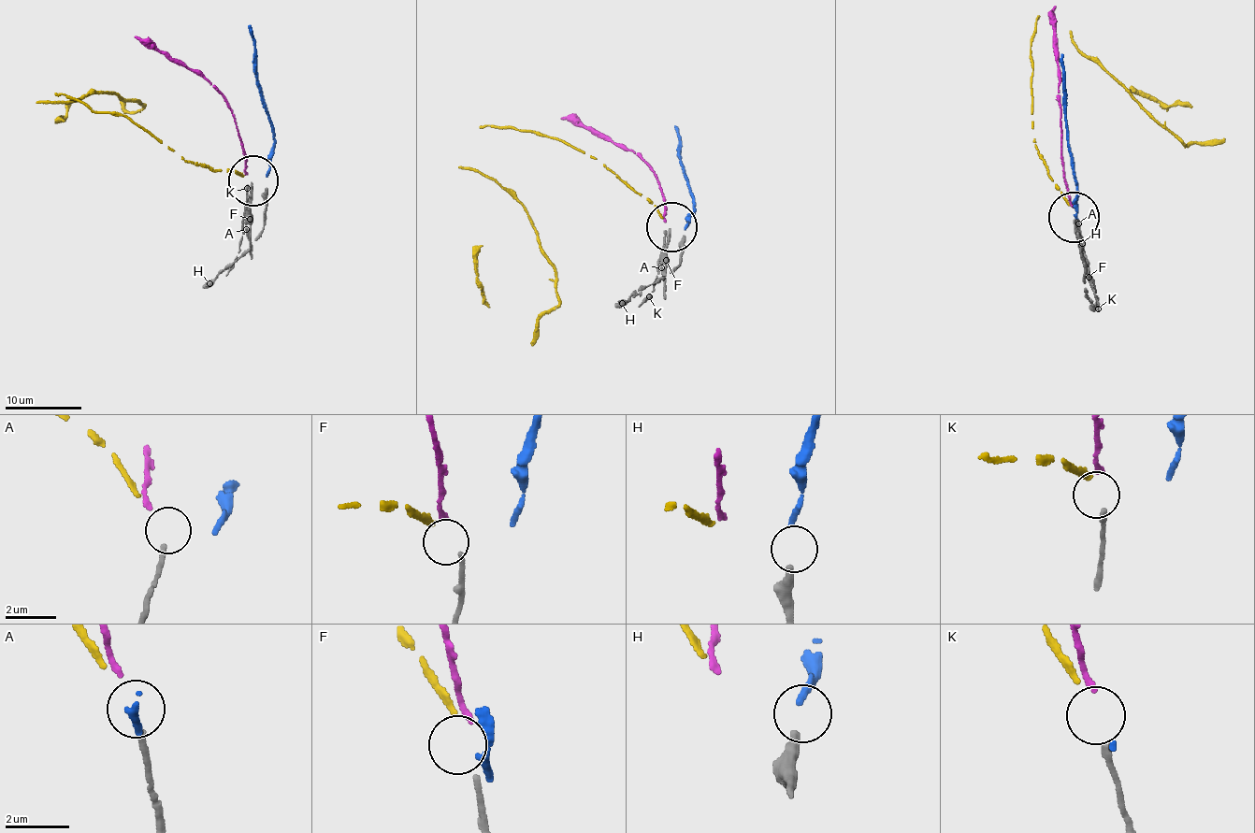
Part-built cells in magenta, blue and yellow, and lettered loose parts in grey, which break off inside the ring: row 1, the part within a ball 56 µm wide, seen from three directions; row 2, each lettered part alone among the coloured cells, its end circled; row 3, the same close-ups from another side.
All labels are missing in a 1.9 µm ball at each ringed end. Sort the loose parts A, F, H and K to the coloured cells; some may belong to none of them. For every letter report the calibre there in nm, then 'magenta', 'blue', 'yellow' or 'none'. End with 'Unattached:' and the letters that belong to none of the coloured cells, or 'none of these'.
A: calibre 190 nm; none
F: calibre 160 nm; yellow
H: calibre 280 nm; blue
K: calibre 190 nm; magenta
Unattached: A

